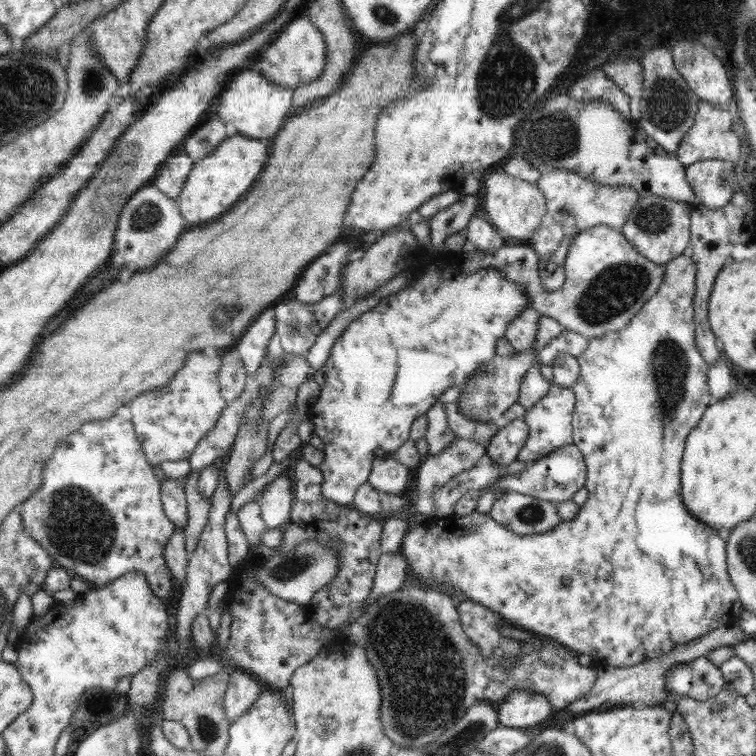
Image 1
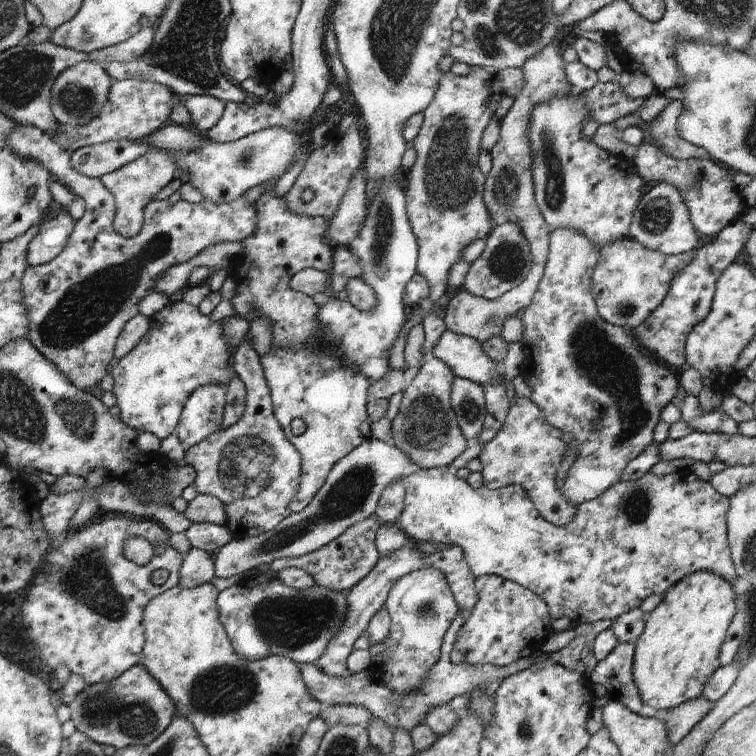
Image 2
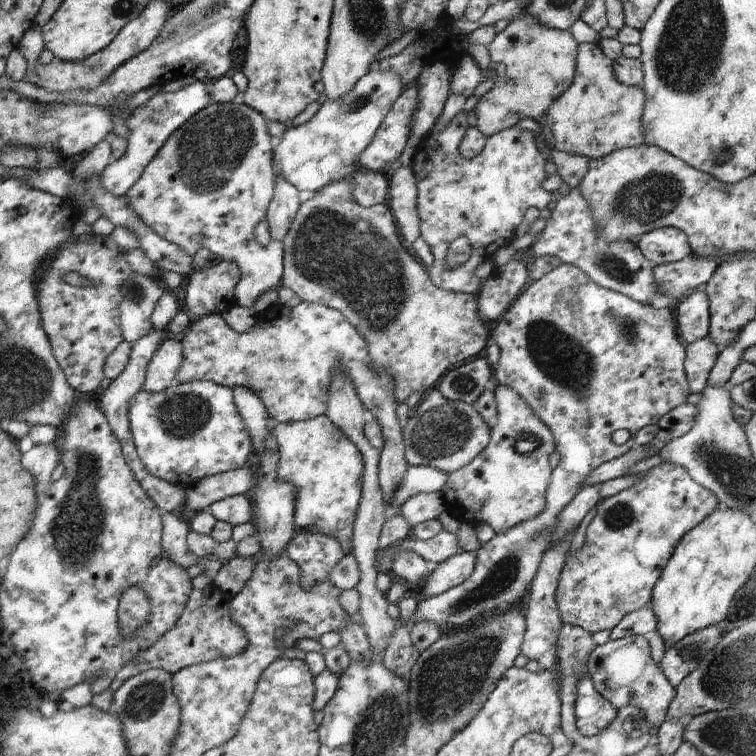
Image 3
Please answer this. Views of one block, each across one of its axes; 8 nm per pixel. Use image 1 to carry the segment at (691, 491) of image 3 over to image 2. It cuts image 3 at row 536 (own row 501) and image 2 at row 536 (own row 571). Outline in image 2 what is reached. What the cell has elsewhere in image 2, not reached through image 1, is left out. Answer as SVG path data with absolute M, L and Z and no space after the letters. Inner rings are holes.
M450 465L449 467L436 467L430 469L418 468L414 474L402 479L402 486L405 488L404 508L400 514L397 524L409 536L413 542L429 542L432 544L455 544L460 546L464 552L464 558L468 568L475 577L498 575L506 580L520 584L520 586L530 590L541 598L549 608L550 616L553 619L569 618L574 625L582 623L592 623L602 620L616 620L620 615L638 609L640 604L652 594L665 594L674 584L680 582L684 576L694 574L694 572L711 572L728 580L734 585L736 582L736 571L731 558L730 546L728 544L727 518L730 500L722 496L709 482L700 480L690 470L684 470L666 475L656 475L646 473L644 476L636 479L634 482L617 482L614 486L608 488L598 498L588 502L583 502L576 507L574 518L568 522L568 526L554 526L545 518L540 516L536 506L526 491L518 485L505 486L498 490L490 490L484 485L478 490L456 476L457 468Z

